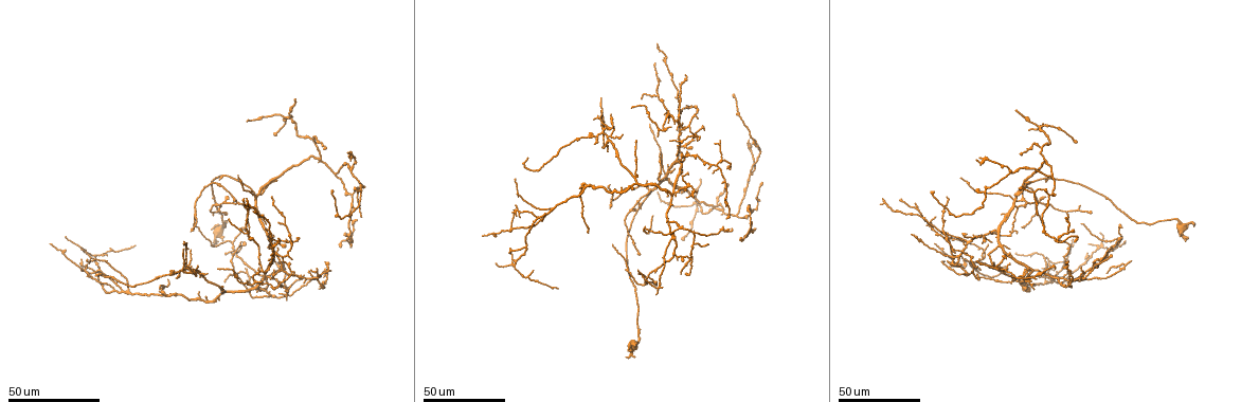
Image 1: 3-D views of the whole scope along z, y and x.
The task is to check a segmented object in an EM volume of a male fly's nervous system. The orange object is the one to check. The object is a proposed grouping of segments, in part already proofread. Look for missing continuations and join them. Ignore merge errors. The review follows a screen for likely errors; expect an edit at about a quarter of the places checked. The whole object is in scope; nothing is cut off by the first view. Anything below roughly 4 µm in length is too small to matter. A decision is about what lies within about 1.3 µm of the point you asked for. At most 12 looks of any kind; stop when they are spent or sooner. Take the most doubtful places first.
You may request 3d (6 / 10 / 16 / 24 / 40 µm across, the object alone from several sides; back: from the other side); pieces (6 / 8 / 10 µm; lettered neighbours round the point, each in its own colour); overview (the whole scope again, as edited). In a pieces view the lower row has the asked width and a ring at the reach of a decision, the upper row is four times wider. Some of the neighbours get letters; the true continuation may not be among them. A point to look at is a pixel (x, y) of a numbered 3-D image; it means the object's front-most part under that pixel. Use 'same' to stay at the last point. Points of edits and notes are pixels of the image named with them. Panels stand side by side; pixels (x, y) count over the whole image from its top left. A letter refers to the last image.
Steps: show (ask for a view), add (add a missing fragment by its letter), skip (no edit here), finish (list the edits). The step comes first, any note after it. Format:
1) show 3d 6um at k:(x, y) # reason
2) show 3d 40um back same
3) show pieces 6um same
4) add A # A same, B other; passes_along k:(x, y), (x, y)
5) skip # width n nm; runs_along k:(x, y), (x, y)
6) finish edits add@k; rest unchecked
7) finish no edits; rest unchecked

show 3d 24um at 1:(1028, 129) # branch stops here

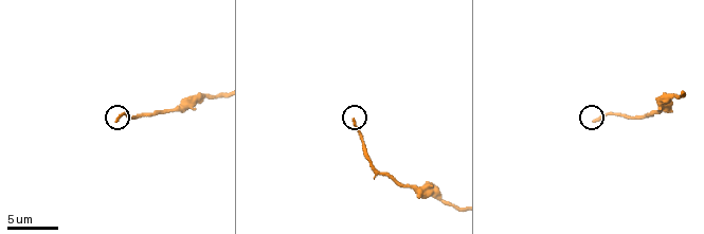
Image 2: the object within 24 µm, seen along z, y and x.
show pieces 10um at 2:(115, 121)

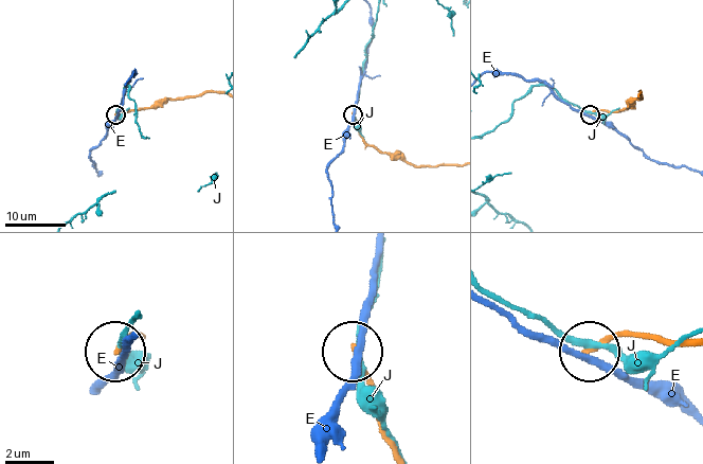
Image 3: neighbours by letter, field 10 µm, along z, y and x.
skip # E other, J other; runs_along 3:(689, 341), (611, 337), (594, 348); none of them fits

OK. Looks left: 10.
show 3d 40um at 1:(192, 230)

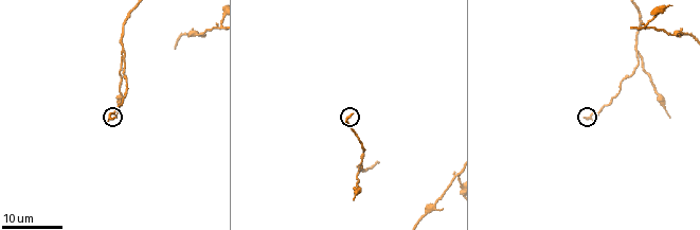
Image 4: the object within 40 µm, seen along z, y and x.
show pieces 10um at 4:(582, 117)

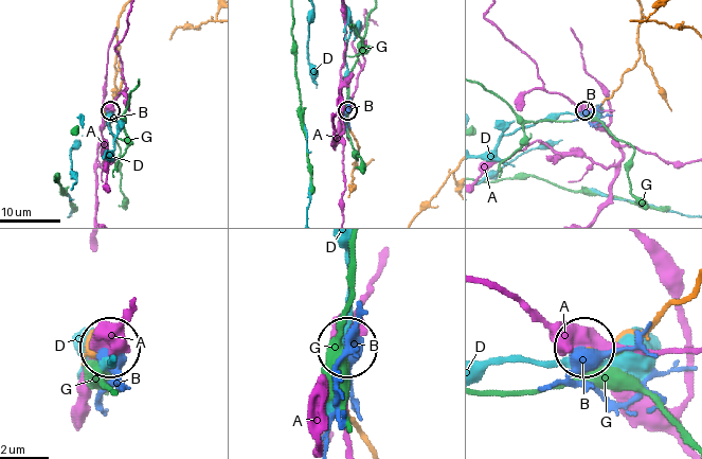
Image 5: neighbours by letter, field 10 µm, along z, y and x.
skip # A other, B other, D other, G other; runs_along 5:(638, 35), (635, 65), (609, 96), (586, 110); none of them fits

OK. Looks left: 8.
show 3d 24um at 1:(304, 274) # thin end

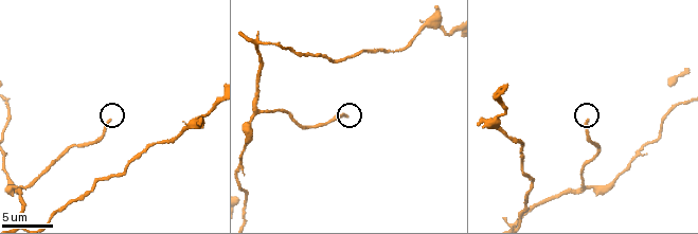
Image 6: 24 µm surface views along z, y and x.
show 3d 10um at 6:(110, 120) # zoom in

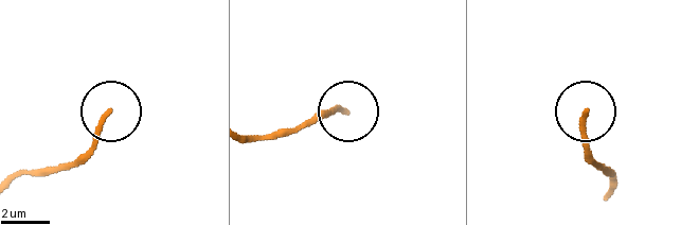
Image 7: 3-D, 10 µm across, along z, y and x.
show pieces 6um at 7:(586, 112)

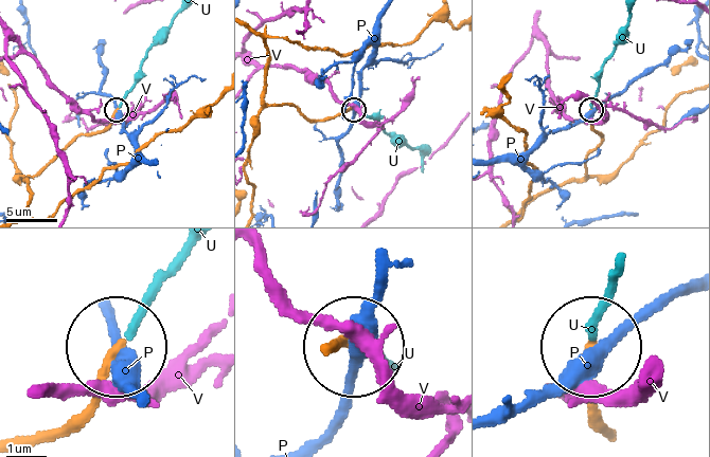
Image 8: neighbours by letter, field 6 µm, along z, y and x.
add U # P other, U same, V other; passes_along 8:(98, 132), (135, 81), (148, 47), (179, 8); the cell continues

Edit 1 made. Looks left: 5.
show 3d 40um at 1:(637, 140) # branch stops here

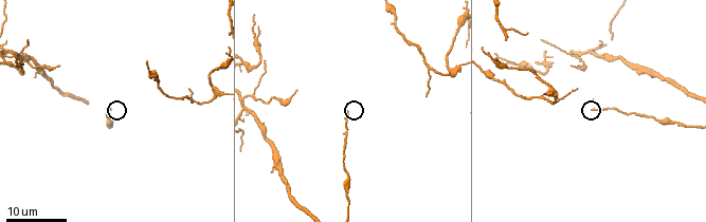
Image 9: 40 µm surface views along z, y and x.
show pieces 10um at 9:(347, 111)

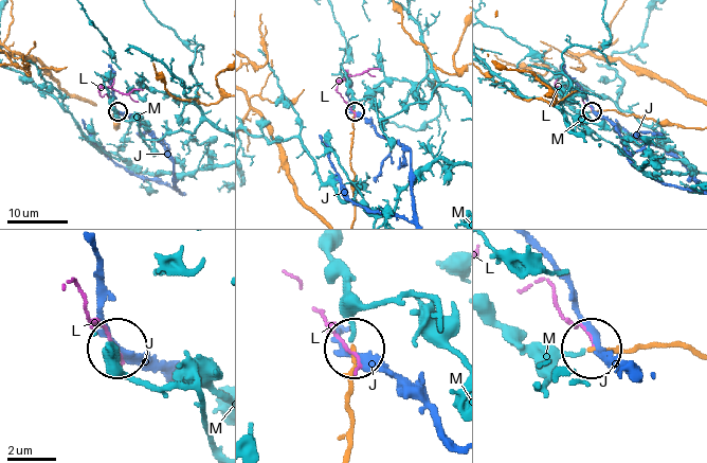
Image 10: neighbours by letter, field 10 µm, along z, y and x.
skip # J other, L other, M other; runs_along 10:(347, 448), (354, 430), (347, 376), (354, 348); none of them fits

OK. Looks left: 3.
show 3d 40um at 1:(1005, 274) # branch stops here

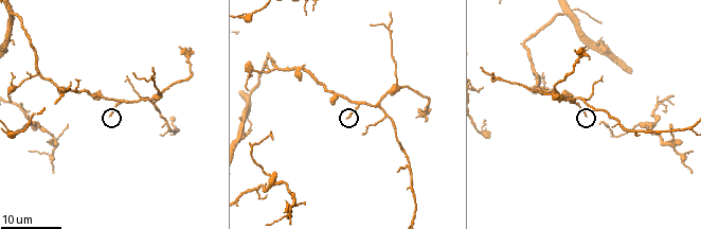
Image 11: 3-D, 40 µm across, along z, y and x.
show pieces 10um at 11:(585, 117)

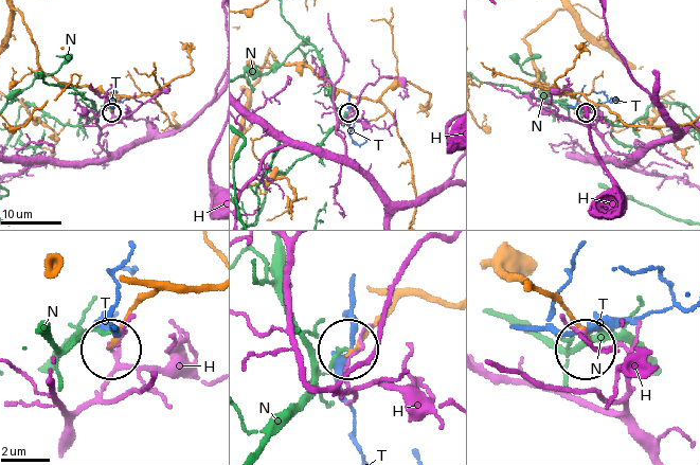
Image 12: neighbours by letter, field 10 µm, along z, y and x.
skip # H other, N other, T other; runs_along 12:(143, 281), (153, 290), (112, 341); none of them fits

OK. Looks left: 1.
finish edits add@8; rest unchecked

